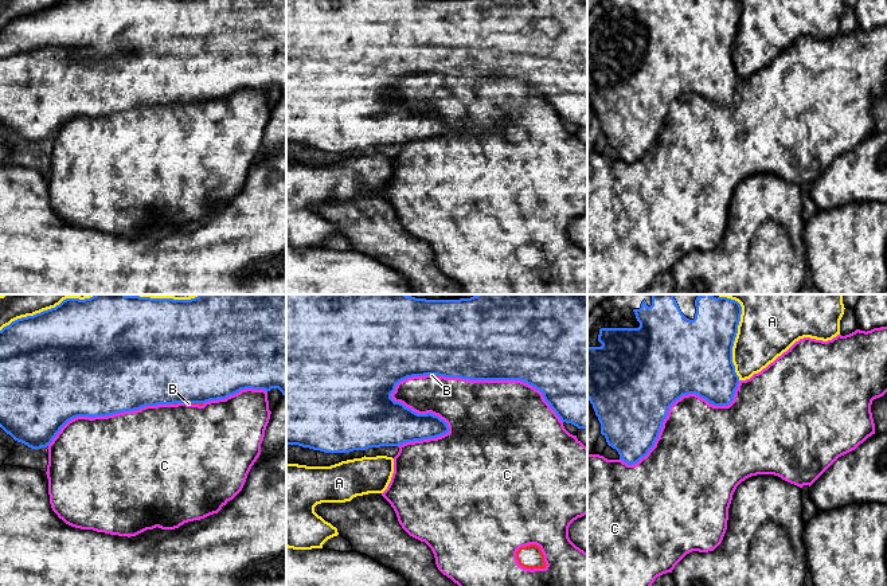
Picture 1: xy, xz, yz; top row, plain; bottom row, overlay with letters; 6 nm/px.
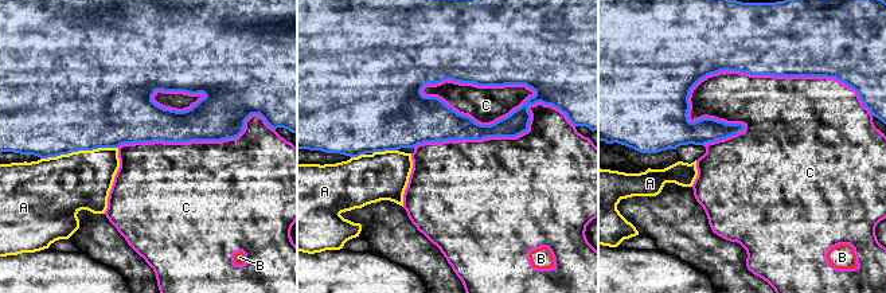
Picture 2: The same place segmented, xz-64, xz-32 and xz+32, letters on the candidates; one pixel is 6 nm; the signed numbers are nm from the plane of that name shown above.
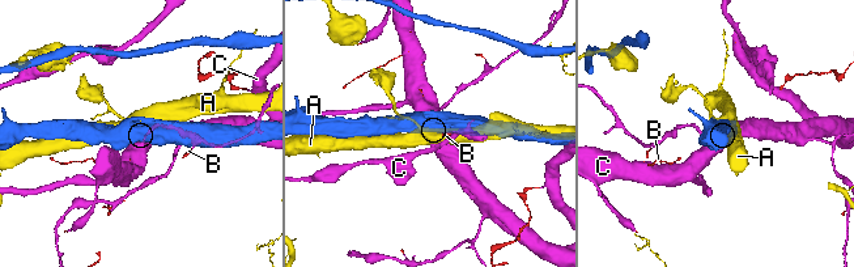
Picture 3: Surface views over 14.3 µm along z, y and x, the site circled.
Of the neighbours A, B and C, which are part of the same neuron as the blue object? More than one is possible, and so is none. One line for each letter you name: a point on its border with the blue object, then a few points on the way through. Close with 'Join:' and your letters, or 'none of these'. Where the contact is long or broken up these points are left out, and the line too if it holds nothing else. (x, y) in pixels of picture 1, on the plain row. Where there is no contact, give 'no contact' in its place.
Join: none of these

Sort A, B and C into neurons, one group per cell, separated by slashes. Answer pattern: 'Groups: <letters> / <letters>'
Groups: A / B C

